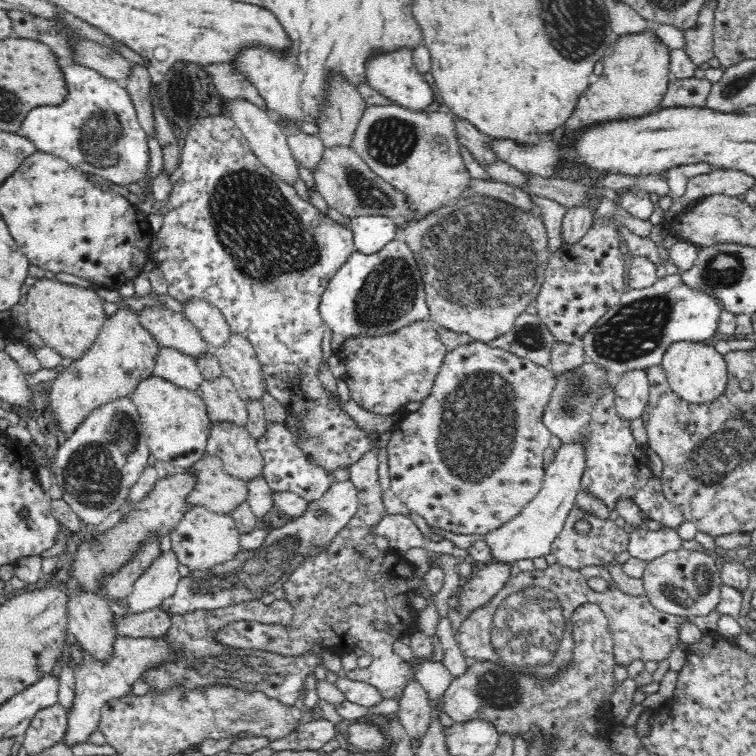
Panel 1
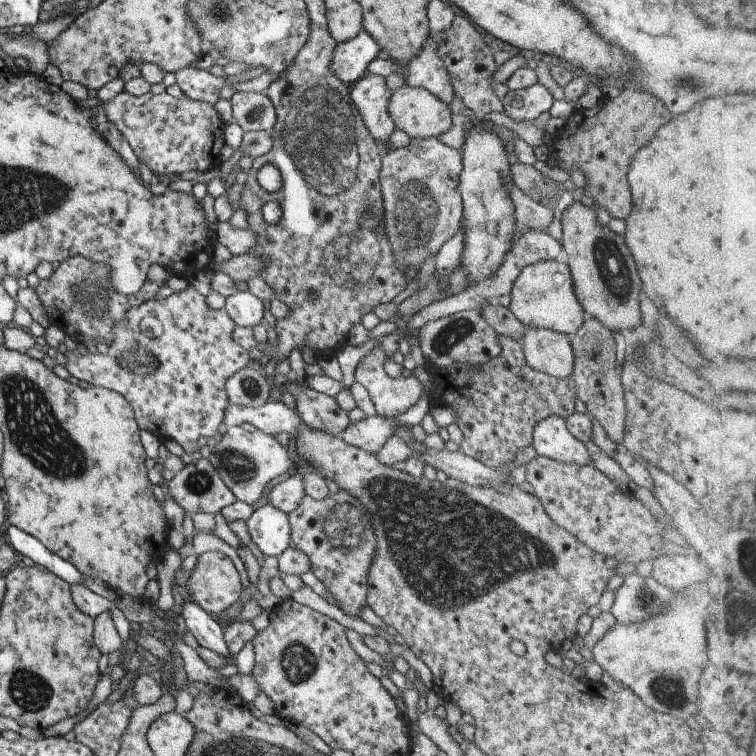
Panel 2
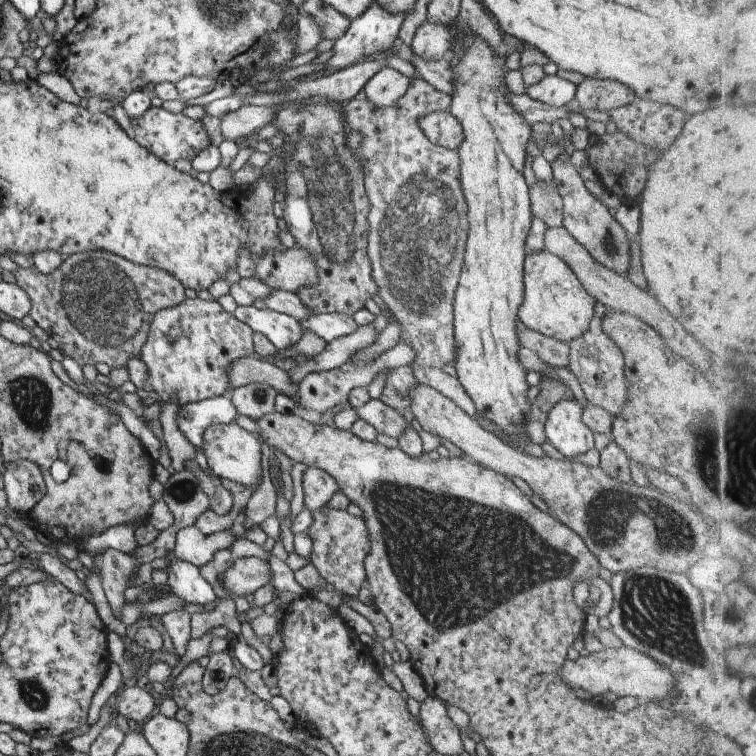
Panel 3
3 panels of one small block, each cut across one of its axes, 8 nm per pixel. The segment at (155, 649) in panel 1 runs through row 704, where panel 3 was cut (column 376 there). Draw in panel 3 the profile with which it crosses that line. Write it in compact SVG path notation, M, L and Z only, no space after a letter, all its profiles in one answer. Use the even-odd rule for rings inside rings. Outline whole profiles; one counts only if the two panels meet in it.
M381 64L381 68L364 84L362 92L374 105L386 107L405 94L410 81L397 70Z

